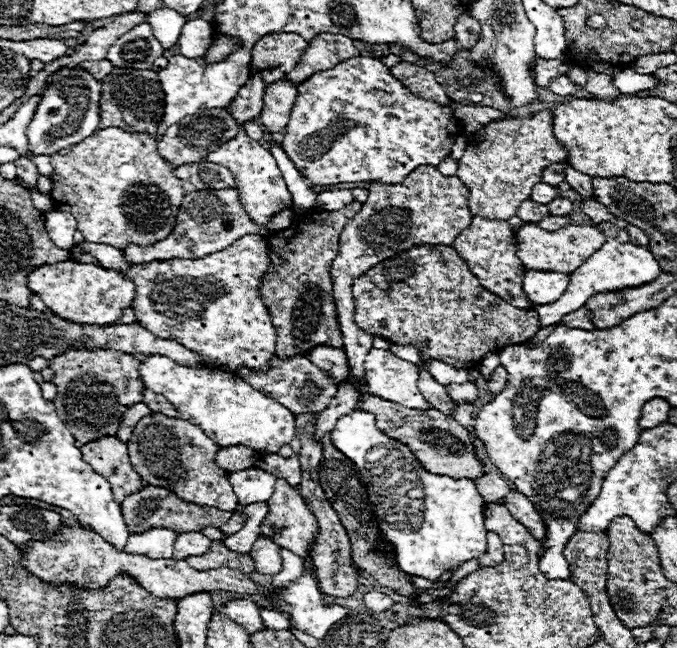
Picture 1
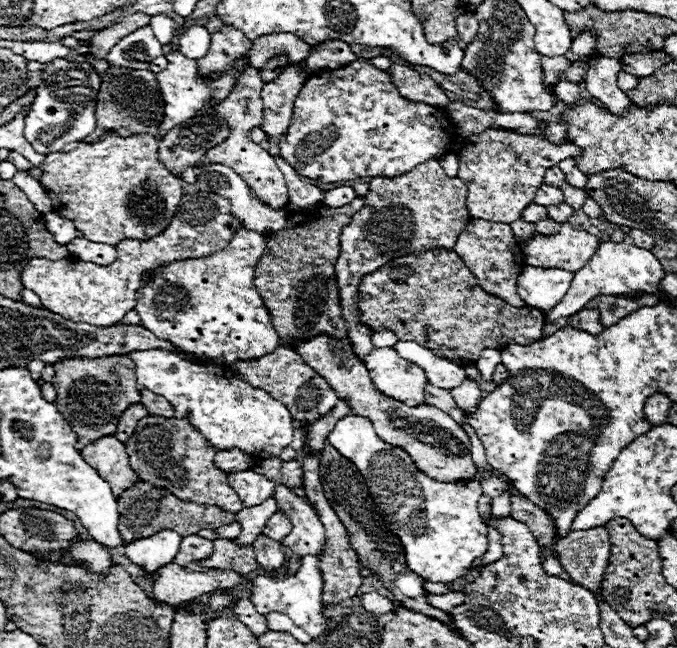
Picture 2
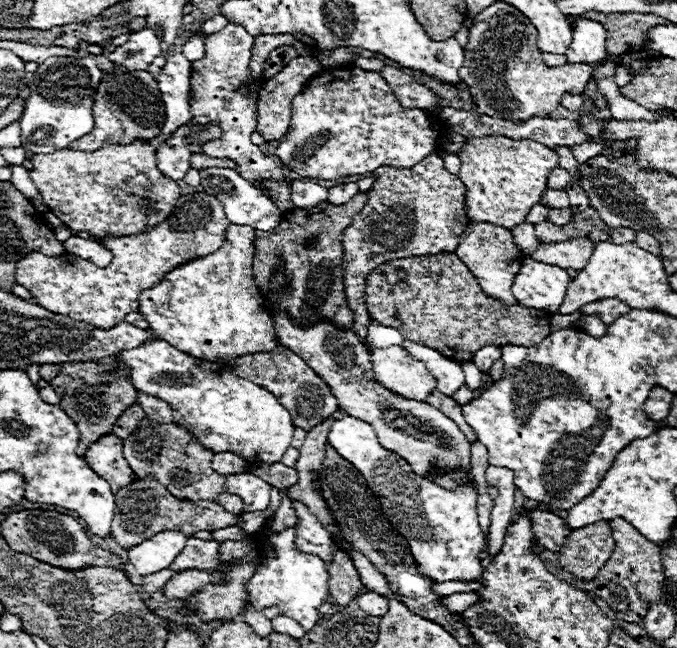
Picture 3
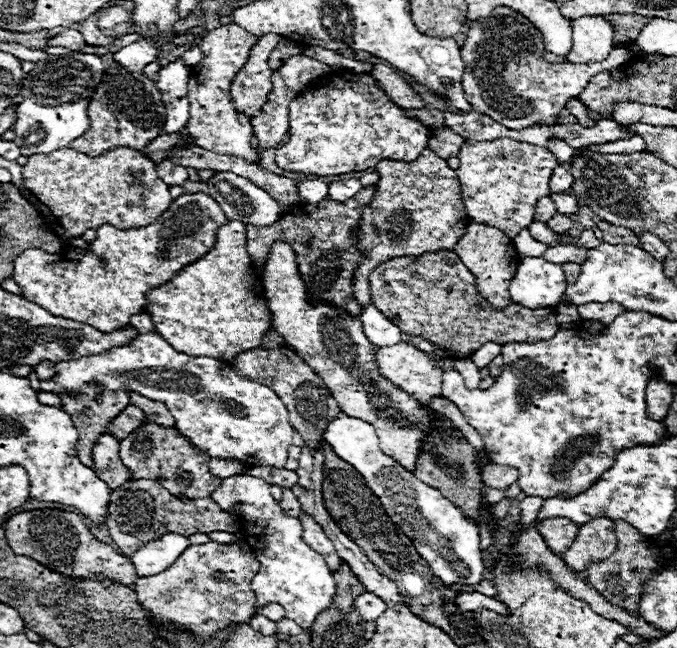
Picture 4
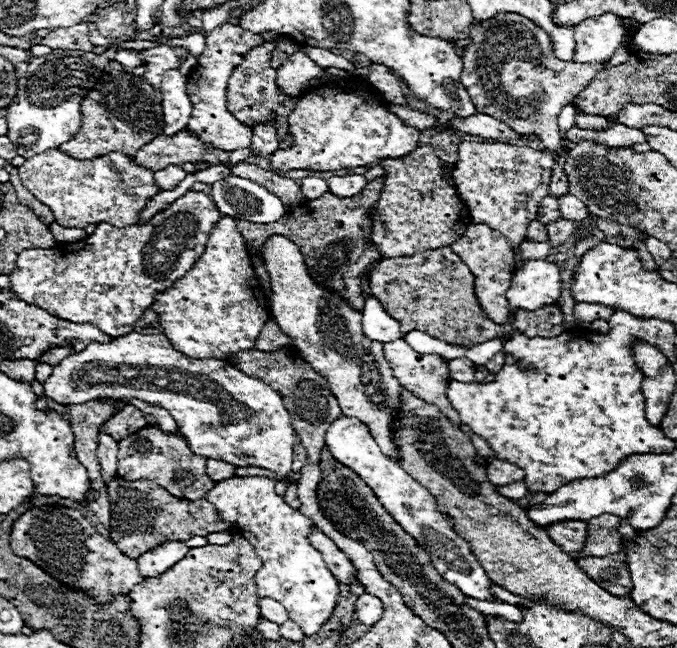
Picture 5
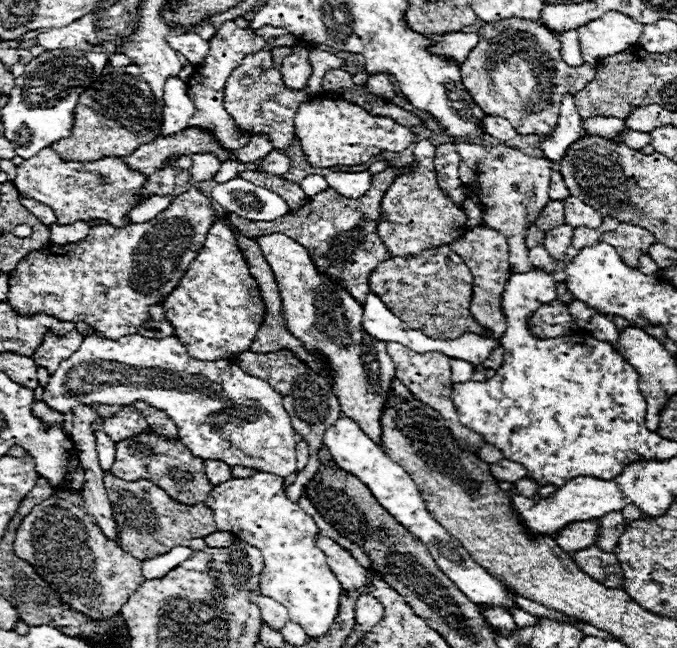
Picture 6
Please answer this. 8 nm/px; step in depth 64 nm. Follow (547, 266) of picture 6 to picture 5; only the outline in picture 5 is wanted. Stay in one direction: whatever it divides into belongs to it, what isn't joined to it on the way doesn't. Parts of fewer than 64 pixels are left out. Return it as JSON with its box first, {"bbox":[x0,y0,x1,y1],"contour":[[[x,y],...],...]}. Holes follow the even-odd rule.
{"bbox":[520,240,548,260],"contour":[[[522,240],[520,244],[520,250],[522,250],[522,256],[526,260],[540,260],[540,258],[548,258],[548,242],[530,242],[530,240]]]}

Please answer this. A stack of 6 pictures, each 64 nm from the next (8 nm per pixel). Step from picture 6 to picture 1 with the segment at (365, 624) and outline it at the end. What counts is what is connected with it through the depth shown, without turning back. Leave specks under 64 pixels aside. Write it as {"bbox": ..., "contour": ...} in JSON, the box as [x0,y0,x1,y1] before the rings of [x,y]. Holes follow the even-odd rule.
{"bbox":[364,590,394,612],"contour":[[[372,590],[368,594],[364,594],[364,604],[372,610],[372,612],[384,612],[384,610],[390,610],[394,606],[392,598],[378,592],[378,590]]]}

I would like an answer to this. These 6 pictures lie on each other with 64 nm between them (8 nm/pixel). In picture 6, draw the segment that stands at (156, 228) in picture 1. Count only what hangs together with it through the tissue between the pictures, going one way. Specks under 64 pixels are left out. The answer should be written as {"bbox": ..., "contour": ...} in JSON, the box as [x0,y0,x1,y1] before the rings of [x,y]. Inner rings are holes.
{"bbox":[14,148,148,228],"contour":[[[44,148],[36,156],[24,160],[20,166],[16,166],[16,172],[18,176],[14,180],[14,186],[34,200],[50,206],[54,210],[54,216],[58,218],[58,224],[74,224],[78,220],[104,220],[116,228],[128,224],[126,214],[140,204],[140,190],[148,180],[148,176],[144,176],[142,172],[130,170],[118,156],[108,156],[94,162],[66,162],[52,148]]]}

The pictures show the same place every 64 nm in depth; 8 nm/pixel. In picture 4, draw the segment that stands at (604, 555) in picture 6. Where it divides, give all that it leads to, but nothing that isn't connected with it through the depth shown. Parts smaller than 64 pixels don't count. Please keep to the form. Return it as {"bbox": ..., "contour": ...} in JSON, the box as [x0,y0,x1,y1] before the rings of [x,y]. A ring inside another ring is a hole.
{"bbox":[588,520,658,616],"contour":[[[624,520],[614,522],[614,532],[617,537],[616,552],[606,558],[604,562],[596,562],[588,568],[588,582],[612,604],[624,608],[628,614],[642,616],[640,614],[640,598],[642,598],[642,588],[644,582],[650,580],[654,570],[658,568],[656,556],[650,552],[648,538],[644,538],[634,526],[630,526]]]}

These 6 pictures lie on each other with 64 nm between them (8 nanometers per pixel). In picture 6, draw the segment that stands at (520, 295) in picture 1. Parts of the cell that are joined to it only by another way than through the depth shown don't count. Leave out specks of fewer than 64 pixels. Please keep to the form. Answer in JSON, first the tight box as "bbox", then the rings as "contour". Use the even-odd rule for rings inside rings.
{"bbox":[450,226,512,338],"contour":[[[478,226],[472,230],[466,230],[462,238],[458,238],[456,242],[450,244],[450,248],[460,254],[460,258],[466,262],[466,266],[470,268],[472,276],[474,276],[474,290],[472,290],[472,316],[476,318],[476,322],[480,322],[482,326],[488,326],[490,336],[500,338],[506,330],[506,316],[502,312],[502,292],[504,286],[512,274],[510,268],[510,250],[508,250],[508,242],[502,234],[498,234],[496,230],[488,228],[488,226]]]}

